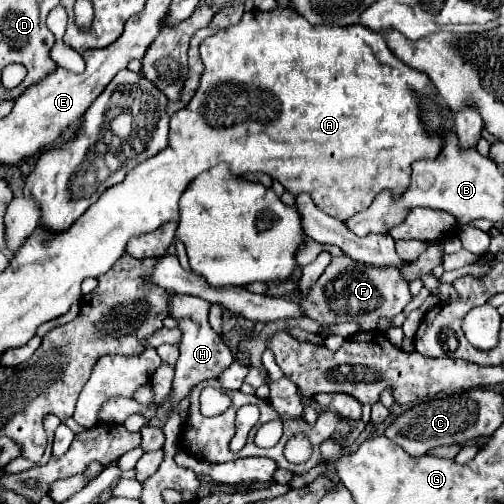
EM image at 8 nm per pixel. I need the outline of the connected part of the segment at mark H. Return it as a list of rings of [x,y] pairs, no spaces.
[[[173,293],[169,299],[169,315],[177,321],[179,331],[181,331],[181,355],[175,367],[175,379],[173,379],[173,389],[171,389],[171,407],[167,415],[179,405],[181,399],[185,399],[191,389],[211,377],[219,377],[231,363],[233,363],[233,353],[229,347],[221,341],[221,337],[211,329],[207,315],[209,315],[209,301],[203,301],[201,297],[191,297],[191,295],[177,295]]]

